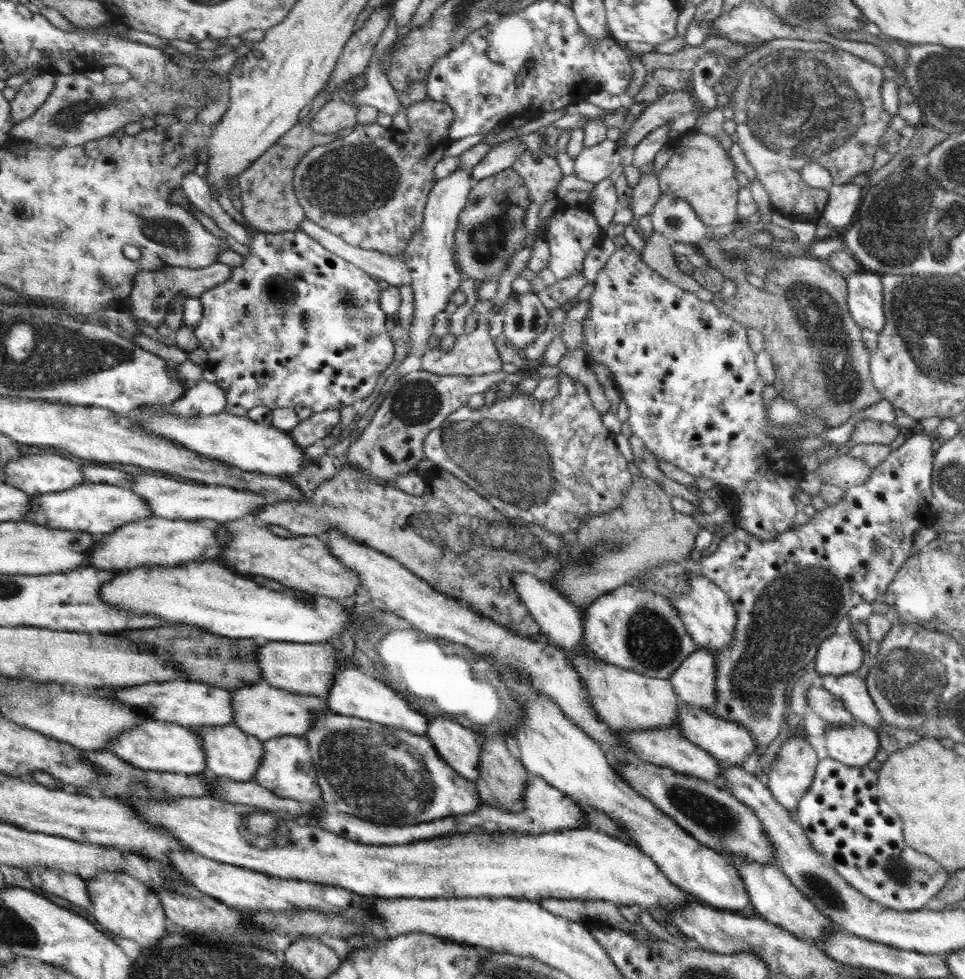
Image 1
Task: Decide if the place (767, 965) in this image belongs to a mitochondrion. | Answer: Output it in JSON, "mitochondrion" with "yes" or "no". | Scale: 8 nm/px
{"mitochondrion":"no"}

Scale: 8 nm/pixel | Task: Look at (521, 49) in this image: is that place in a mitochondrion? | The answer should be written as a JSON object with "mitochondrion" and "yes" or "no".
{"mitochondrion":"no"}

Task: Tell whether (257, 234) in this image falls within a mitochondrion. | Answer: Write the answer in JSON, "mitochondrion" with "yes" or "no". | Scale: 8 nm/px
{"mitochondrion":"no"}

